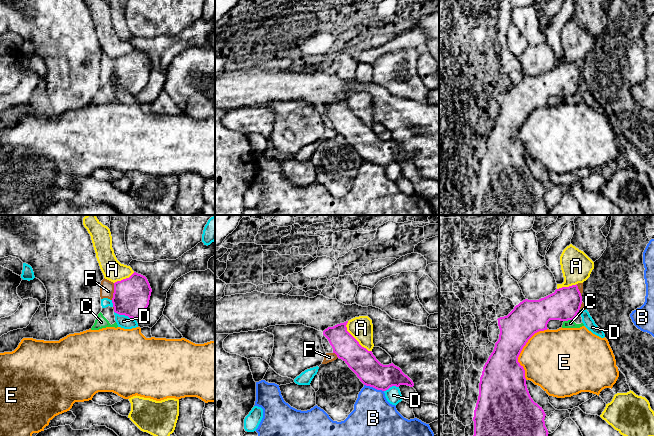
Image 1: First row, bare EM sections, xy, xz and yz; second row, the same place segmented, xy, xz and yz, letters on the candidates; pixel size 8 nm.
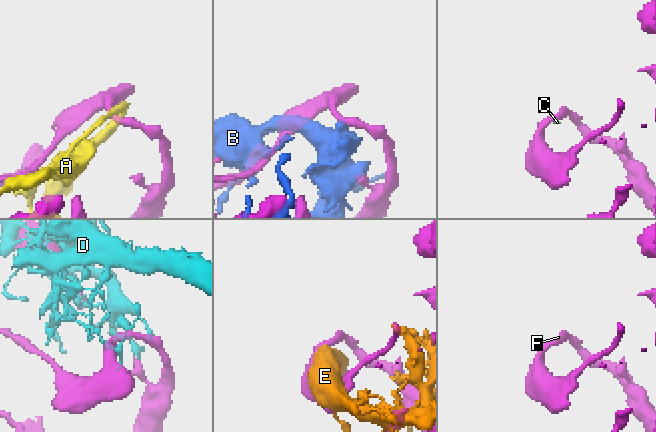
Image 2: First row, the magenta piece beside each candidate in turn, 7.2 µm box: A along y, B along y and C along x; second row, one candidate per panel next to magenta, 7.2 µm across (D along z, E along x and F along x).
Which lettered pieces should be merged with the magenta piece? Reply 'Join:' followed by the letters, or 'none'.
Join: none

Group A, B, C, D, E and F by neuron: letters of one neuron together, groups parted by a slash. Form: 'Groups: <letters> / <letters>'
Groups: A / B / C / D F / E

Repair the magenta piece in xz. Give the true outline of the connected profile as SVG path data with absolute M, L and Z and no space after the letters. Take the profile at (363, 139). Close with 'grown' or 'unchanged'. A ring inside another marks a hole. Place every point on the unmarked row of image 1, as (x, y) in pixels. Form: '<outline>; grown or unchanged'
M348 97L328 103L323 111L333 124L333 129L342 135L357 151L360 157L377 166L386 167L392 162L414 162L413 157L393 139L381 140L372 127L362 123L347 107Z; unchanged

